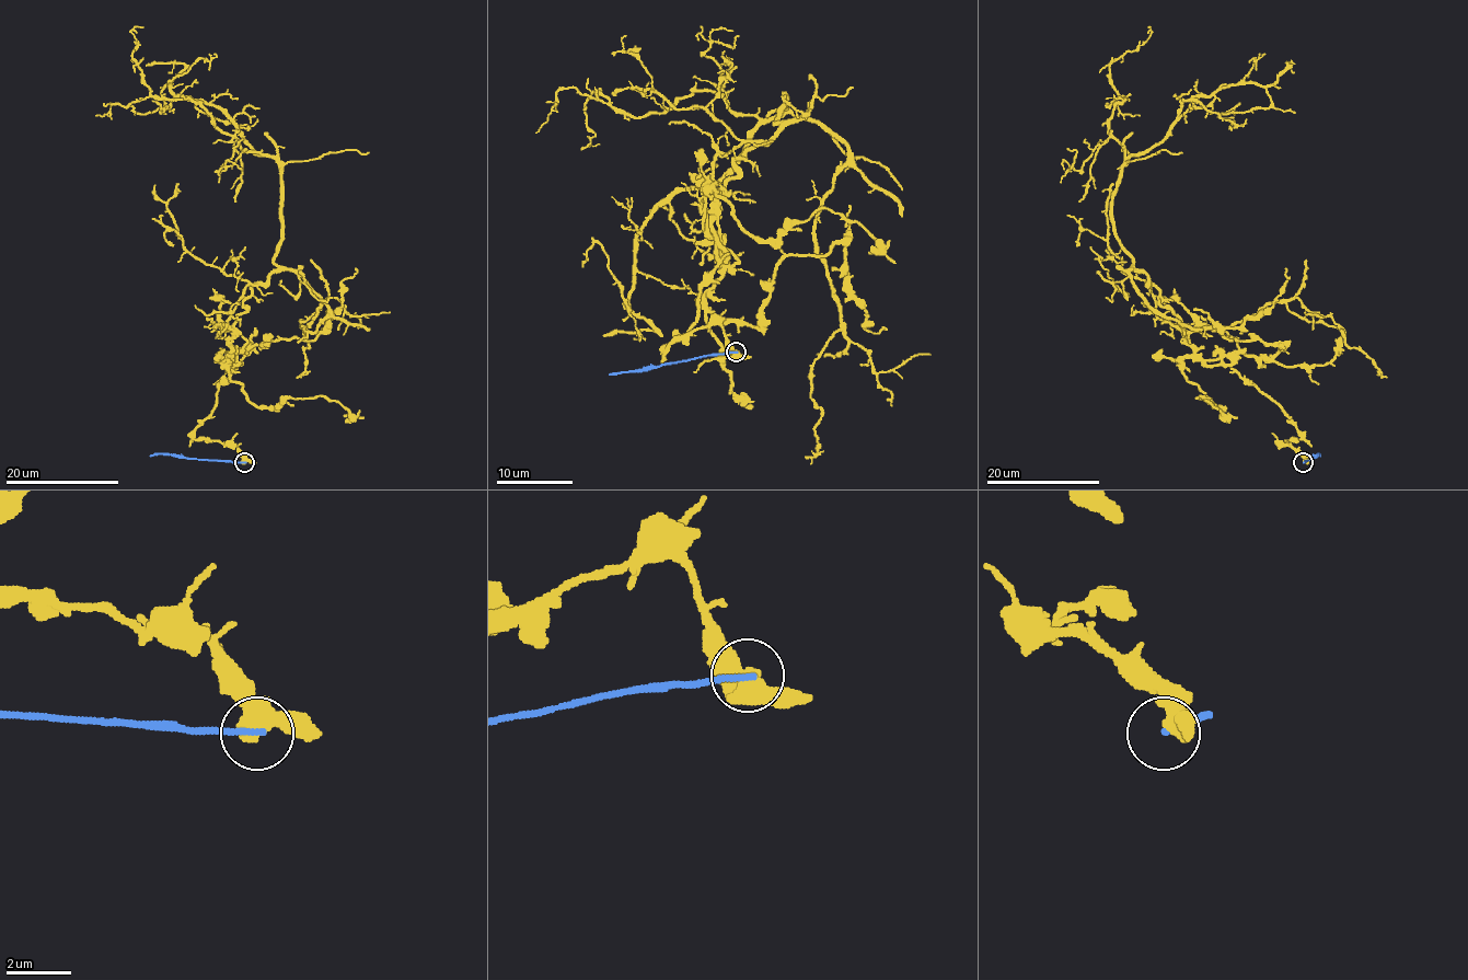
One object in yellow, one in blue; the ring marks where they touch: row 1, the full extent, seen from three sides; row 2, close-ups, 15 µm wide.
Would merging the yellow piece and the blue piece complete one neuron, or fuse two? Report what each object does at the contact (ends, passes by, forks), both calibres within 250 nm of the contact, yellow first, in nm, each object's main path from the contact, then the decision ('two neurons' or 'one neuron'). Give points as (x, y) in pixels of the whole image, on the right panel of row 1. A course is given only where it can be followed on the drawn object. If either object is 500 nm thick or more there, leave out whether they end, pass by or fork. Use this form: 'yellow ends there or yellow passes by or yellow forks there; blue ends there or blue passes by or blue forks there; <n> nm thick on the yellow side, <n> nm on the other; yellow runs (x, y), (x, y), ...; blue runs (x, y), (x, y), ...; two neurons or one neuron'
550 nm thick on the yellow side, 180 nm on the other; yellow runs (1304, 462), (1116, 232), (1121, 165), (1183, 102), (1246, 83), (1271, 102), (1222, 114), (1240, 103); blue runs (1303, 462), (1318, 453), (1319, 457); two neurons

